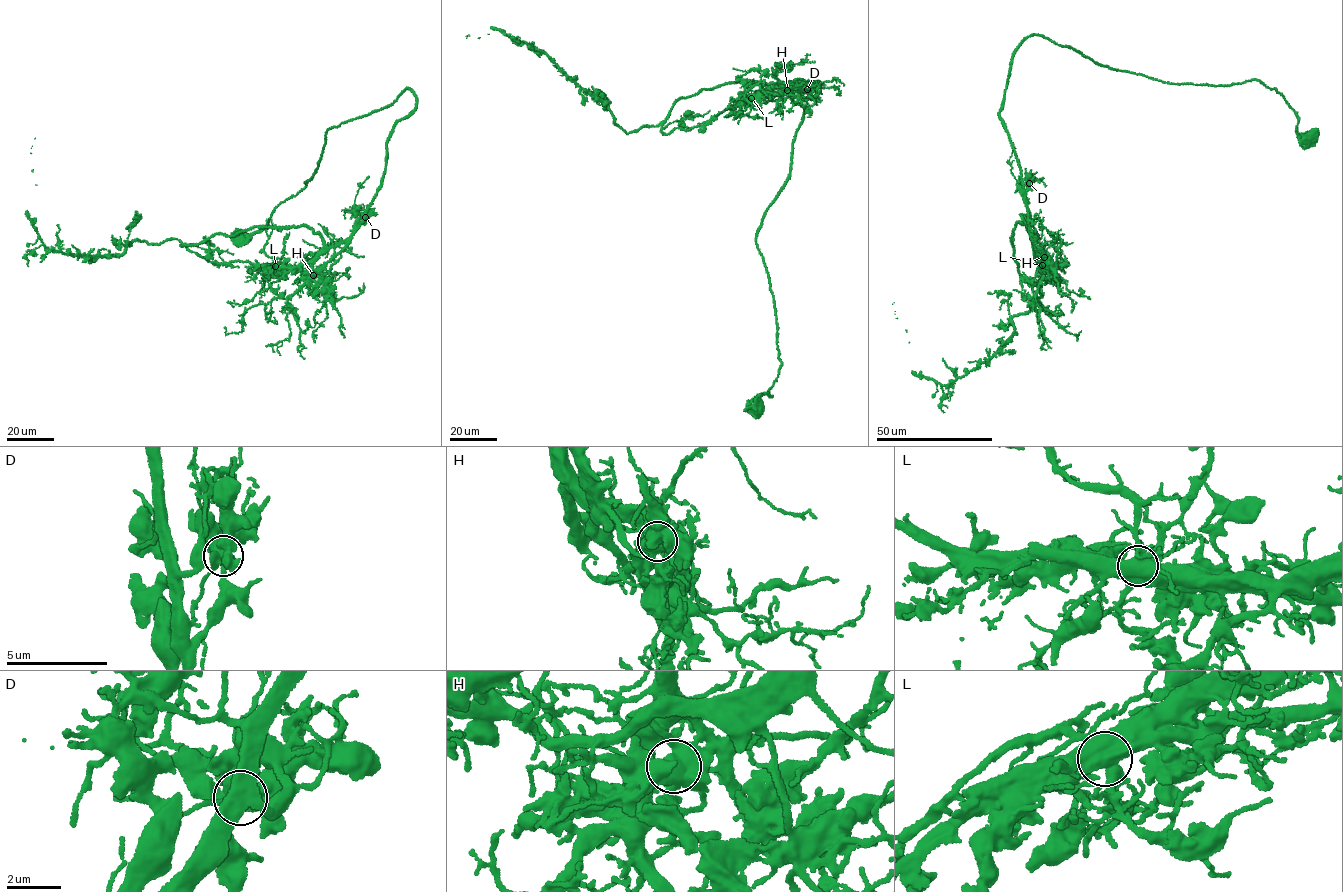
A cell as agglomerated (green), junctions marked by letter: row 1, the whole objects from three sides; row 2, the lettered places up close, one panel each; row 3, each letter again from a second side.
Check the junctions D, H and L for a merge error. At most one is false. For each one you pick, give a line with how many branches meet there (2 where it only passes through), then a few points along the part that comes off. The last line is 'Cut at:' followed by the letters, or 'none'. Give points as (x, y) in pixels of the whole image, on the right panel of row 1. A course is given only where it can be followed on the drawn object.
Cut at: none

